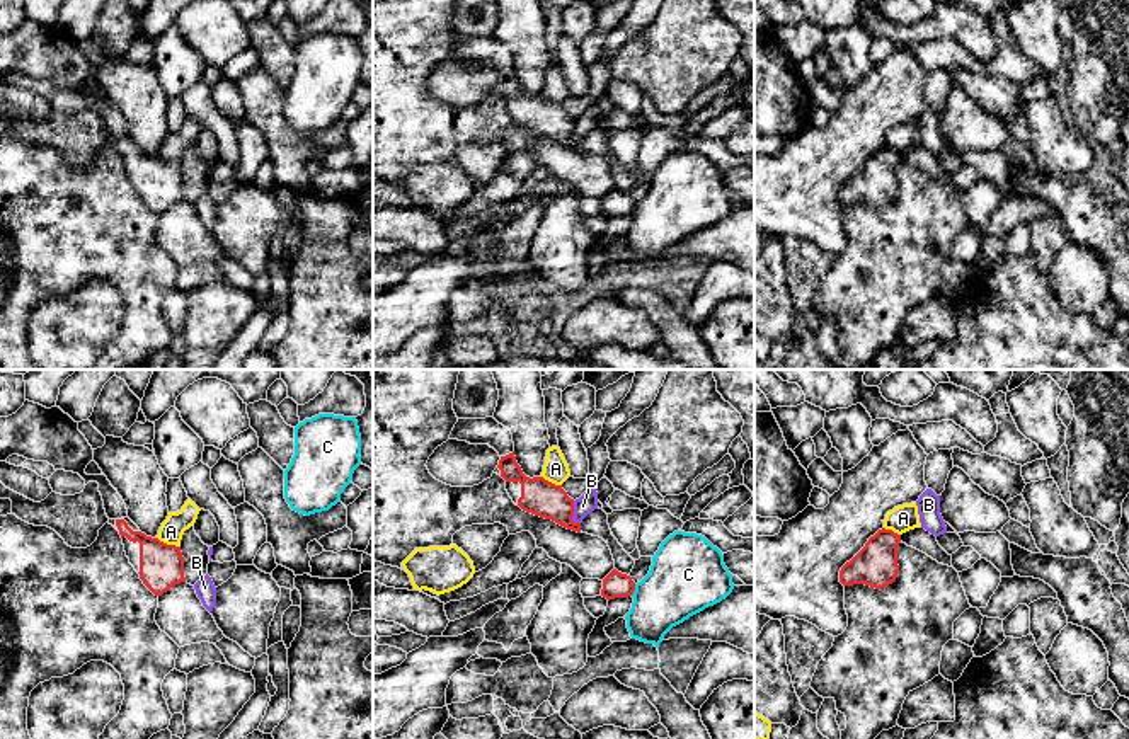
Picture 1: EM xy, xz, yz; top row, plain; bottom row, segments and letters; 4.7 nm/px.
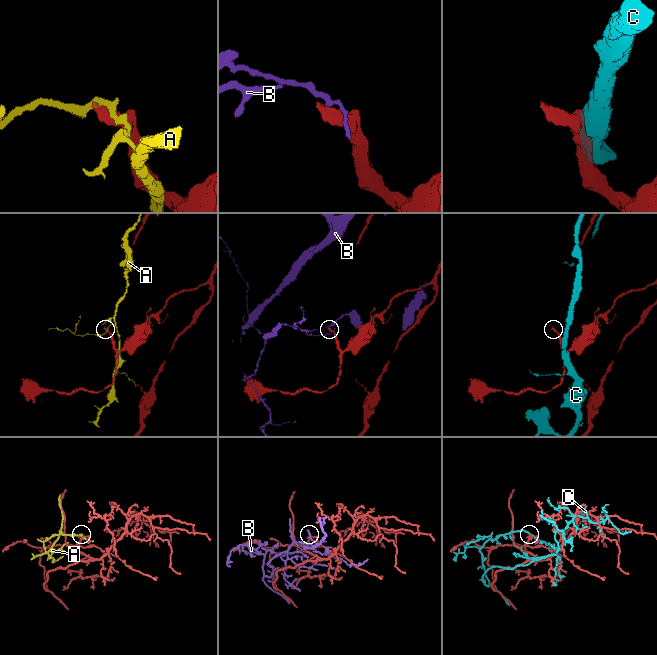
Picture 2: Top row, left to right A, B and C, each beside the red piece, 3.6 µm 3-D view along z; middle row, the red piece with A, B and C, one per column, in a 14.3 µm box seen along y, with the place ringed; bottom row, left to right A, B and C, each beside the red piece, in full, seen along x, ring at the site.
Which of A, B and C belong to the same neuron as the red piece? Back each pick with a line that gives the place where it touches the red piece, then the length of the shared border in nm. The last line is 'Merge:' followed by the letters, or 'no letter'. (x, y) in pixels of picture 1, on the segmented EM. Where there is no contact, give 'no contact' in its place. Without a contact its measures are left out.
Merge: no letter

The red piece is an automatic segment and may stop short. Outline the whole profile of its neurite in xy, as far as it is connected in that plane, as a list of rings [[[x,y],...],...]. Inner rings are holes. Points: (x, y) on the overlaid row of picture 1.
[[[129,518],[109,519],[107,523],[119,531],[129,564],[155,596],[186,582],[181,547],[146,536]]]

